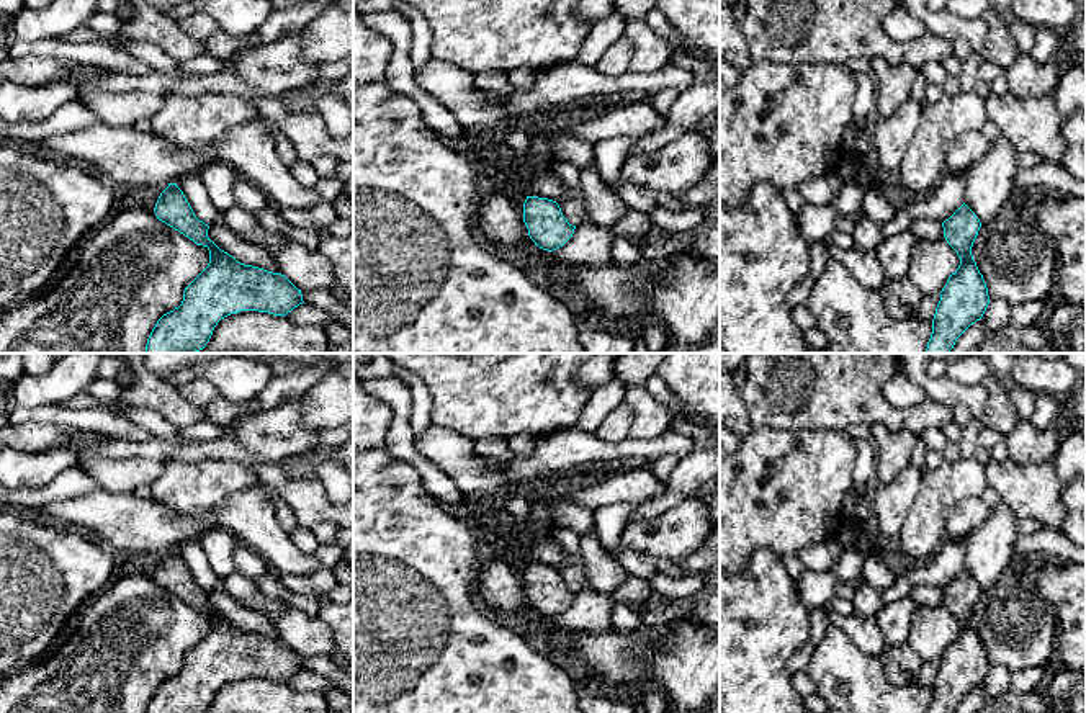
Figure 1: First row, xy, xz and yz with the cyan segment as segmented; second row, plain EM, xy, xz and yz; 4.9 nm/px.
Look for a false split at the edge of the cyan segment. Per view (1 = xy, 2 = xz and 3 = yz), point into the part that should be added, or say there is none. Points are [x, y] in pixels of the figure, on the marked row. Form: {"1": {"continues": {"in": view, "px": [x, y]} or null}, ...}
{"1": {"continues": null}, "2": {"continues": null}, "3": {"continues": null}}

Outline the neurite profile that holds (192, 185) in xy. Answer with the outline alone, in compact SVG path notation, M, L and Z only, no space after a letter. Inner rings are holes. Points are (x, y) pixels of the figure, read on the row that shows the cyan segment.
M188 173L177 180L177 186L183 191L195 216L211 226L221 221L221 211L213 204L198 173Z

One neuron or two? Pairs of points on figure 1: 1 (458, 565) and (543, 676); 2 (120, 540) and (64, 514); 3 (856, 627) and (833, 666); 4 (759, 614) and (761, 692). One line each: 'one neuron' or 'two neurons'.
1: one neuron
2: one neuron
3: two neurons
4: one neuron

